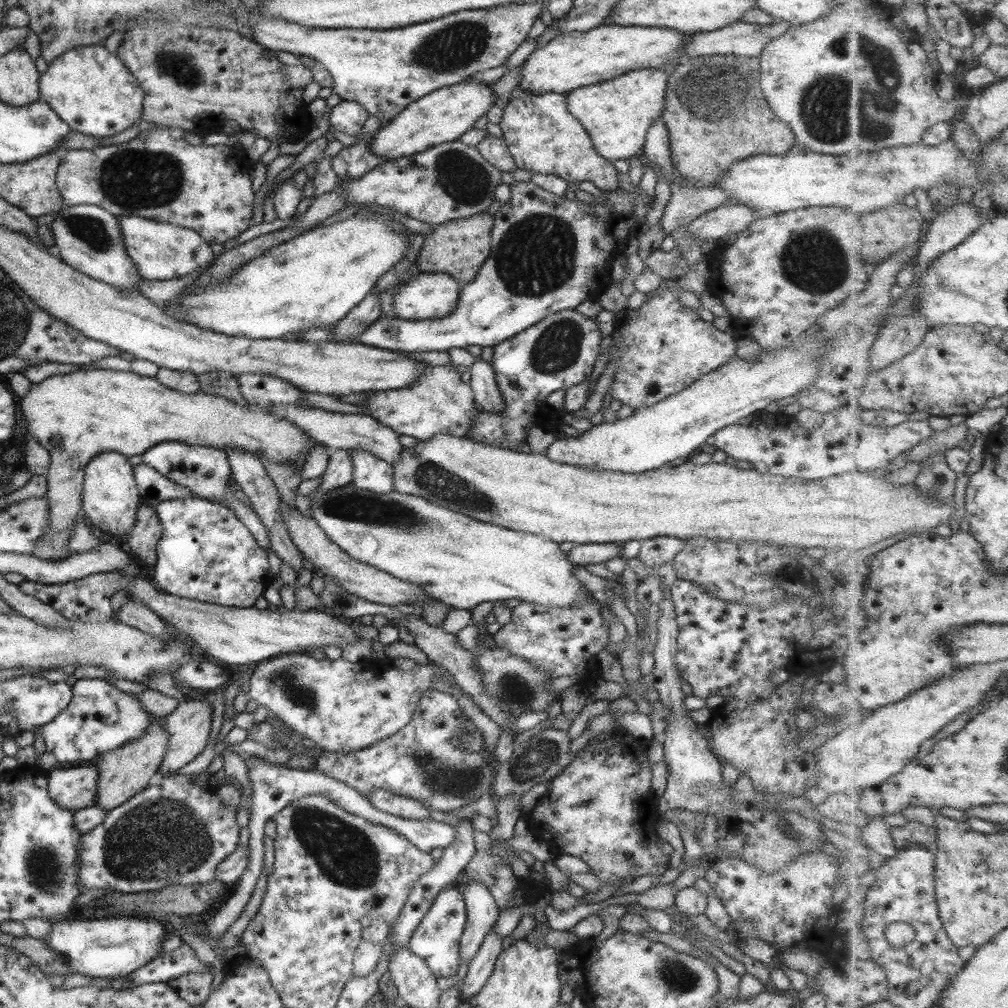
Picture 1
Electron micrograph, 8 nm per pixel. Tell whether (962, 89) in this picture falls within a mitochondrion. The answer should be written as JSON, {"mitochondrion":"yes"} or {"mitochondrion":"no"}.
{"mitochondrion":"no"}

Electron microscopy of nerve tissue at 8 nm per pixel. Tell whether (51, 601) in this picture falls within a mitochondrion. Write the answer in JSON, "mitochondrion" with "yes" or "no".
{"mitochondrion":"no"}

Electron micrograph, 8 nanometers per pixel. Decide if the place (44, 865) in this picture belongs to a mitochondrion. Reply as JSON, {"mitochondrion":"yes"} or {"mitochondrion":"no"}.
{"mitochondrion":"yes"}

